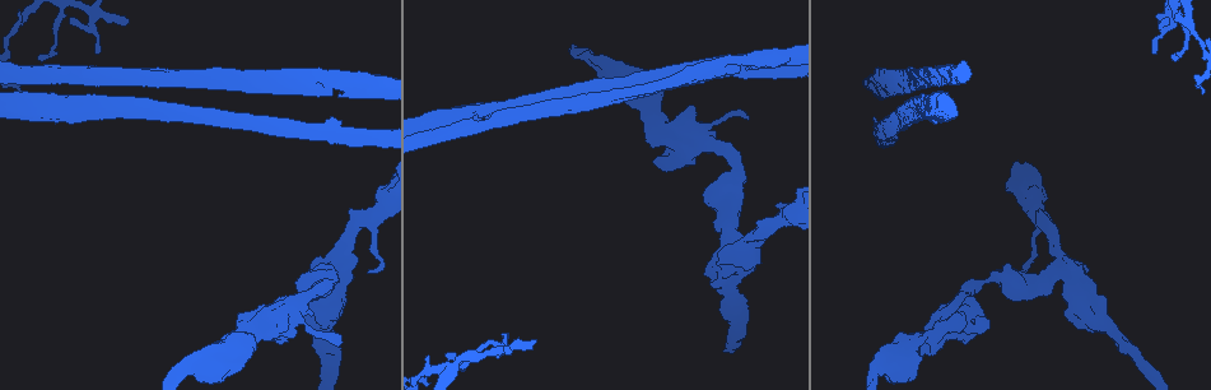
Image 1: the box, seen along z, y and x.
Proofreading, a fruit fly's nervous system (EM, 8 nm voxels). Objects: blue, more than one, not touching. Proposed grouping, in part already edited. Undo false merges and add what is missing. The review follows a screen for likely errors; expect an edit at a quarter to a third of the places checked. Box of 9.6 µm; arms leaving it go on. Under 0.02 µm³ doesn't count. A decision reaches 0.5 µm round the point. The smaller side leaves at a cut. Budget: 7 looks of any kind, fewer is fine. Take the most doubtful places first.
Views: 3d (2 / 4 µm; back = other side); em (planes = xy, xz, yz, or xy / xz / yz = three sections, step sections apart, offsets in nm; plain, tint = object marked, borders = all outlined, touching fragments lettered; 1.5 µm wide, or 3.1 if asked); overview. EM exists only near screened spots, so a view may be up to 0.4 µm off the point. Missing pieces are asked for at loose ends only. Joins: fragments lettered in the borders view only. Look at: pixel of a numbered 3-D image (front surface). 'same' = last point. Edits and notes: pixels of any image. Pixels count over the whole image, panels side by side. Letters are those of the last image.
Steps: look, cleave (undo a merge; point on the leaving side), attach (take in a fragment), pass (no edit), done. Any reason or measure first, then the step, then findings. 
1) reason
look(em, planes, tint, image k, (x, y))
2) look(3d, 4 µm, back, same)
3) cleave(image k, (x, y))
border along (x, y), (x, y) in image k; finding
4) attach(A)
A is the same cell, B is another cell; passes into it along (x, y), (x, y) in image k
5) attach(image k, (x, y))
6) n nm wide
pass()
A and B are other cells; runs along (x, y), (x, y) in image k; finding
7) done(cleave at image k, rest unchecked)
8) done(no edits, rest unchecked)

an open end
look(em, xz, step 4, tint, image 1, (760, 260))

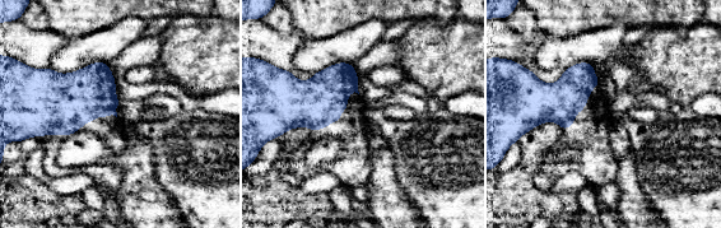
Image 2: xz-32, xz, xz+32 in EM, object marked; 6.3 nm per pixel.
another direction
look(em, planes, tint, same)

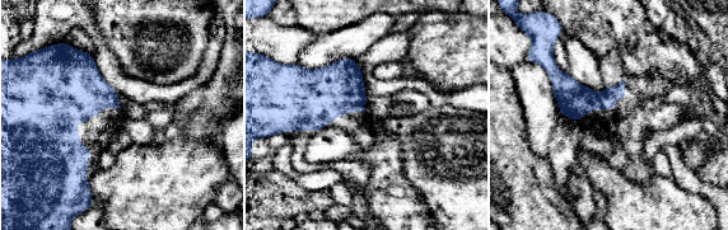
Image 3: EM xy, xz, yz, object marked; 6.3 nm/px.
look(em, planes, borders, same)

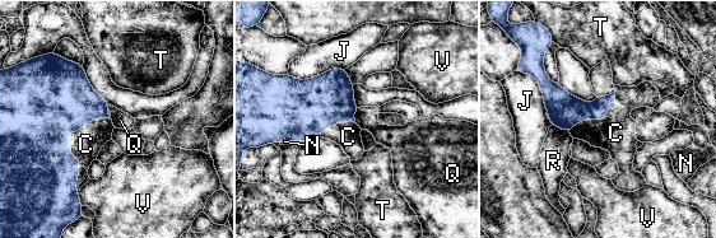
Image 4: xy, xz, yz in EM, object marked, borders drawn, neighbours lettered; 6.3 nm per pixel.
attach(image 4, (85, 144))
C is the same cell, J, N, Q, R, T and V are other cells; passes into it along (29, 154), (66, 140), (85, 144) in image 4; the neuron continues

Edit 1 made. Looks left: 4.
thick turns thin
look(em, yz, step 8, borders, image 1, (1000, 279))

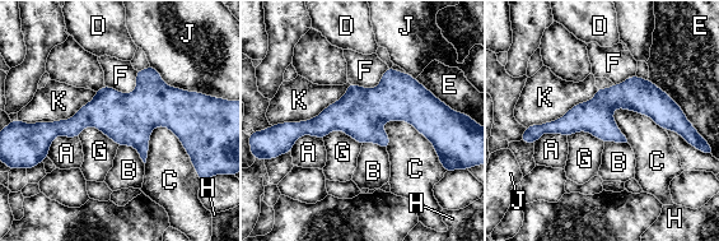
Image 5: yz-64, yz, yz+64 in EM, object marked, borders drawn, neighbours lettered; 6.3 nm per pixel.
look(em, planes, borders, same)

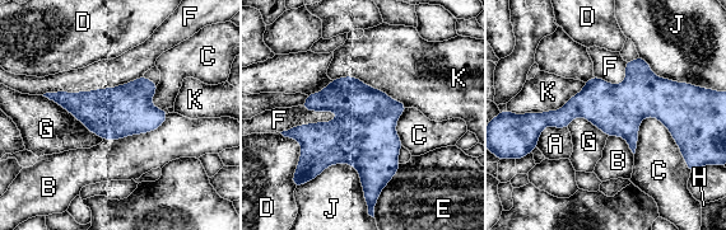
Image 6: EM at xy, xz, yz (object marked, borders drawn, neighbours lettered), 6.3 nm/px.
pass()
A, B, C, D, E, F, G, H, J and K are other cells; continuous, no second neuron

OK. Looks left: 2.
an open end
look(3d, 2 µm, image 1, (445, 354))

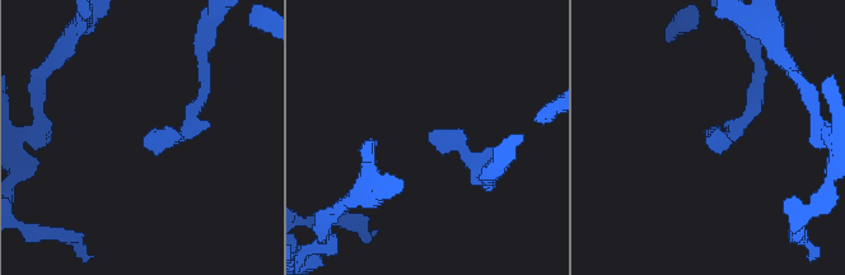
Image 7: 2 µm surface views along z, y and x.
look(em, xz, step 4, borders, image 7, (434, 131))

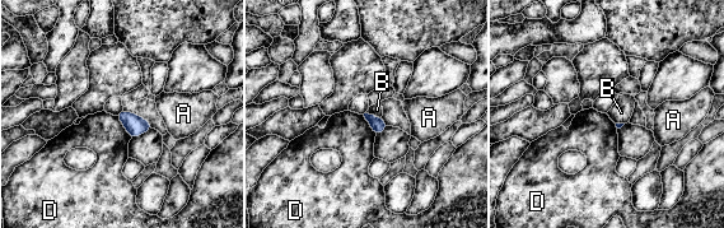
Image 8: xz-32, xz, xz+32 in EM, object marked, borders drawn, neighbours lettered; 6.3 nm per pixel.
D touches over 180 nm
pass()
A, B and D are other cells; border along (367, 112), (381, 117) in image 8; none of them fits

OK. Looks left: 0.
done(attach at image 4, rest unchecked)

